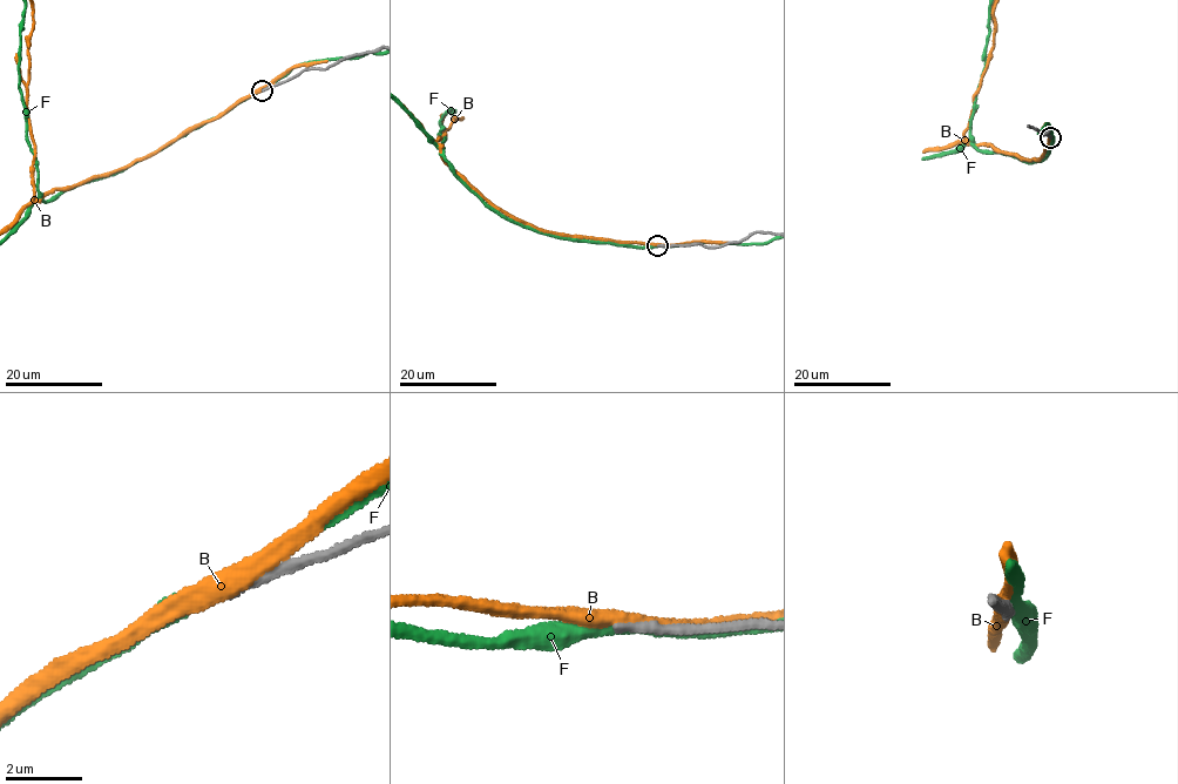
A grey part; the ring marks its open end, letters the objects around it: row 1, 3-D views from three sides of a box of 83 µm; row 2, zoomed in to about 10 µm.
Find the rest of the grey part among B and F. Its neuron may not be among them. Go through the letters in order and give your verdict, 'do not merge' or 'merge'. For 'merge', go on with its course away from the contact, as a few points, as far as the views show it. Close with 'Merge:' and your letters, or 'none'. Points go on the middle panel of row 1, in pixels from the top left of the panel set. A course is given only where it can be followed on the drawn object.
B: do not merge
F: do not merge
Merge: none

